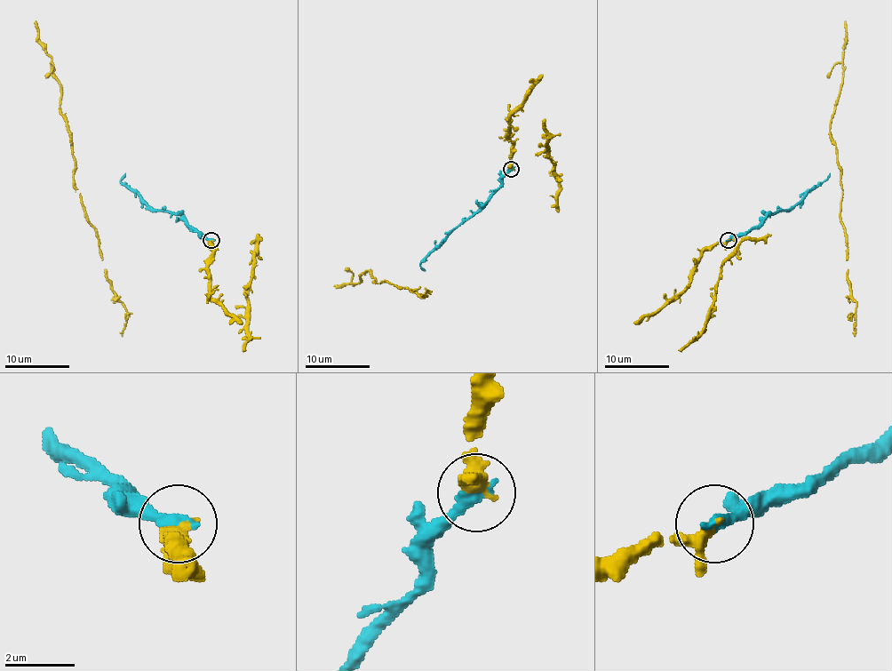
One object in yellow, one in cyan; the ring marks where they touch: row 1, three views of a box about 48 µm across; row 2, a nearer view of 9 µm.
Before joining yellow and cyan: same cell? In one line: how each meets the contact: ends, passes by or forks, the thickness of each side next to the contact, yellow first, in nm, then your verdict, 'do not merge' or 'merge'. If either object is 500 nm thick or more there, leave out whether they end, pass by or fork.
yellow passes by; cyan ends; calibres 360 and 420 nm; merge

